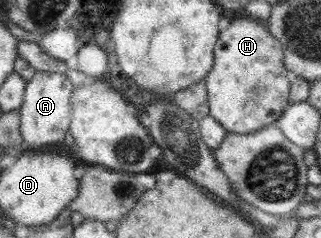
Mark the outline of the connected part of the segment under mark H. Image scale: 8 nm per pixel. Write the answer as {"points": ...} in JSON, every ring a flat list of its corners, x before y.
{"points":[[248,17,225,20,227,28,219,34,215,49,215,61,204,78,208,93,209,115,228,132,246,135,265,126,275,125,283,110,289,105,291,72,284,64,284,47,267,30,264,22]]}

